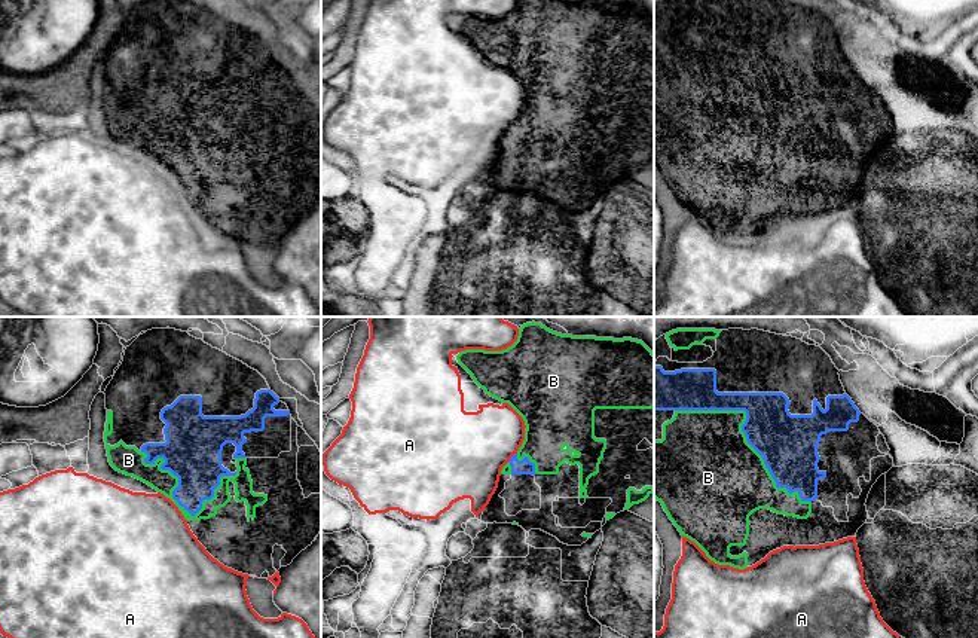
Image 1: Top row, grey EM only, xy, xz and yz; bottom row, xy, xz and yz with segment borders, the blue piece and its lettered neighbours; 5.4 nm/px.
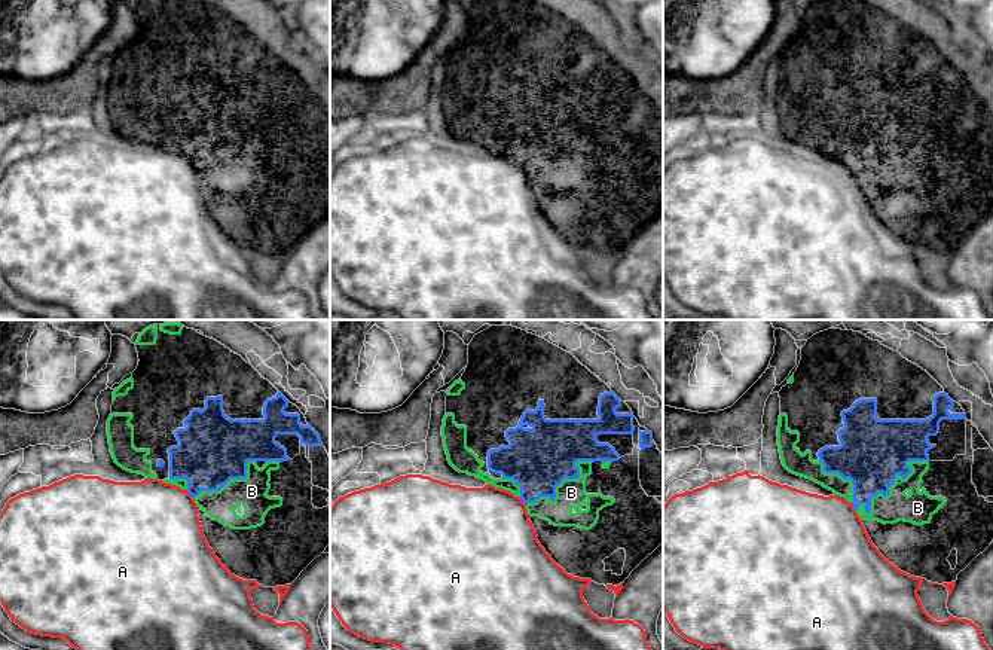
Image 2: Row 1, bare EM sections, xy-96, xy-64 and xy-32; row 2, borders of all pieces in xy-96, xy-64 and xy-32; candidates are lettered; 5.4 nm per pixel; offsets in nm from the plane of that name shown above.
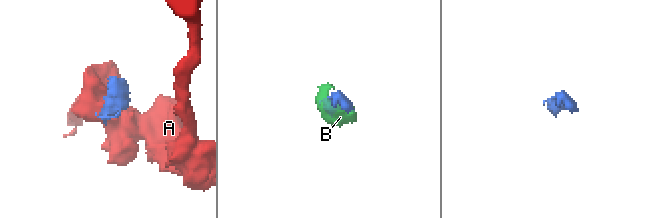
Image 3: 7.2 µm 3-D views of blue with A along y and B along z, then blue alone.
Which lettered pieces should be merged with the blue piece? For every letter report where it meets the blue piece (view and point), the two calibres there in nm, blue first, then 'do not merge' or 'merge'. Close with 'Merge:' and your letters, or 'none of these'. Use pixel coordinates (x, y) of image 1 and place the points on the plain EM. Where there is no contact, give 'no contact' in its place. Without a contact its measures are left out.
A: contact xz (512, 124); calibres 80 and 420 nm; do not merge
B: contact yz (742, 97); calibres 300 and 480 nm; merge
Merge: B

